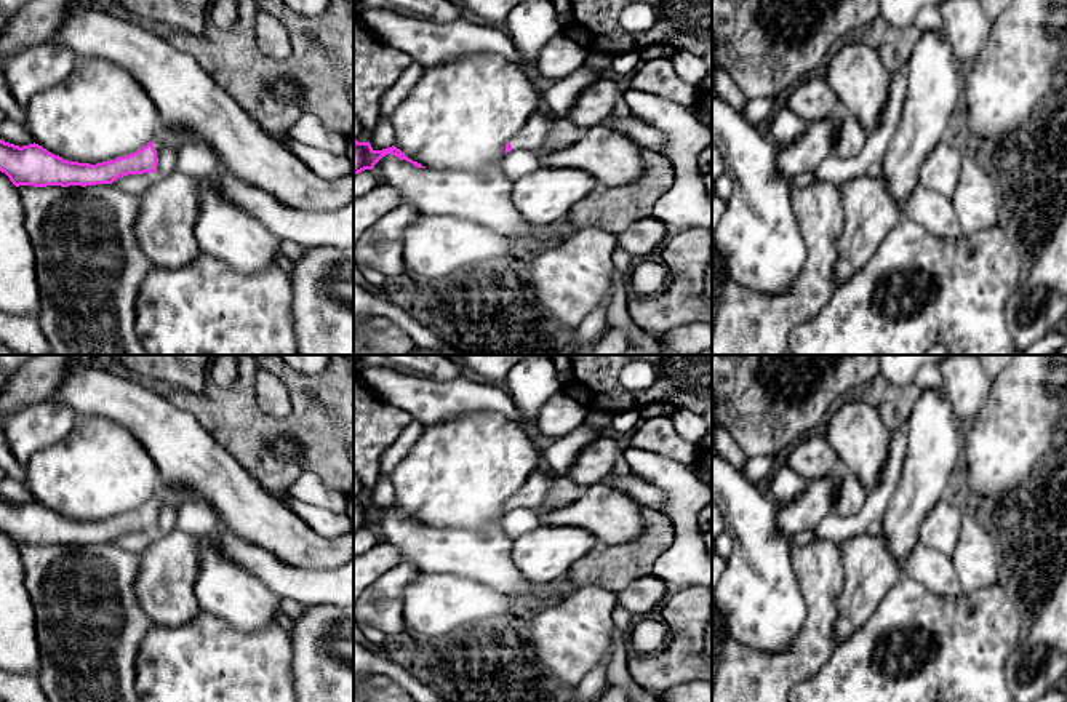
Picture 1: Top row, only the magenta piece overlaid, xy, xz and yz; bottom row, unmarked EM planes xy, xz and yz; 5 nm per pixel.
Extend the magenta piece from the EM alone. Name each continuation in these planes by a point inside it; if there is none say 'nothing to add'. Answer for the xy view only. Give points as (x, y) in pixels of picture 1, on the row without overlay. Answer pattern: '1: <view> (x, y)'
1: xy (175, 496)

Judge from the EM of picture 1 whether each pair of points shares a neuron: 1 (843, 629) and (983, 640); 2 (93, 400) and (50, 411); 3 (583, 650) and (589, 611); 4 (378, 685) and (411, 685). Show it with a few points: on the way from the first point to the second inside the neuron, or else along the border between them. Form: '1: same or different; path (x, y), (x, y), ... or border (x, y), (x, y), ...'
1: different; border (880, 602), (872, 616), (837, 646)
2: different; border (51, 395), (79, 416)
3: same; path (583, 640), (583, 621)
4: different; border (371, 672), (381, 672), (400, 685)

